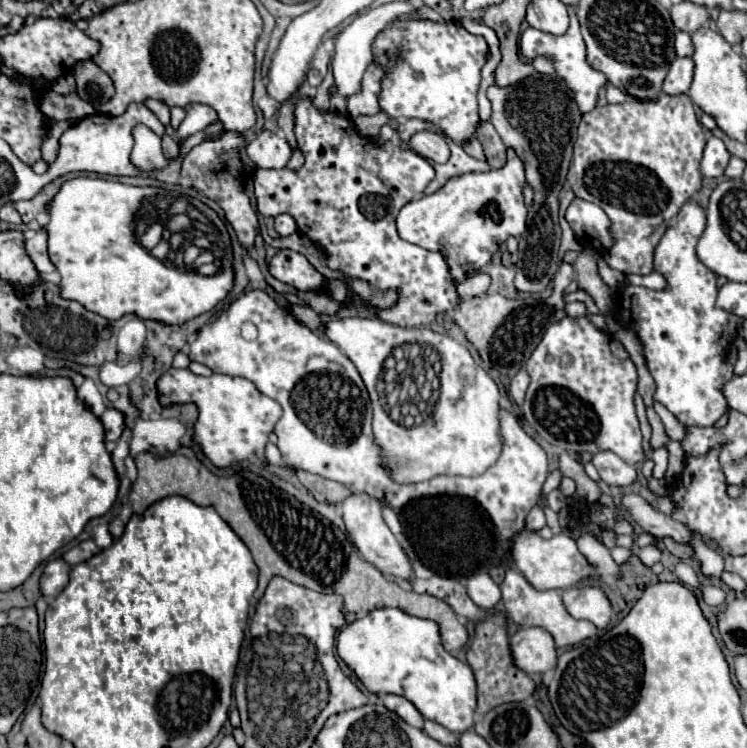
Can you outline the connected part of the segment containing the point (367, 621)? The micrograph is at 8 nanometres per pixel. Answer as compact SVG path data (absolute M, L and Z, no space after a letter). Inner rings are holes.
M379 607L339 629L337 653L375 695L395 693L411 699L425 719L433 719L449 731L467 731L475 715L475 677L467 663L443 649L439 625L419 619L399 607Z

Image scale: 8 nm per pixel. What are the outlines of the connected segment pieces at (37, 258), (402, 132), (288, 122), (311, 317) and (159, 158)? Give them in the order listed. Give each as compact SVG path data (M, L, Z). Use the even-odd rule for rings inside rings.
M37 231L33 239L25 241L25 249L27 249L27 255L31 257L31 261L39 273L53 271L53 265L47 257L47 237L43 235L43 231Z
M407 119L405 123L401 123L401 125L399 125L397 135L399 135L403 141L409 141L417 131L423 131L423 129L431 129L431 131L435 131L435 133L441 133L435 125L431 125L431 123L427 123L427 121L423 121L423 119Z
M285 101L285 103L281 105L279 117L277 117L277 125L279 125L279 129L285 133L289 145L291 145L293 149L299 149L299 145L297 145L297 141L295 141L295 133L293 133L293 105L291 105L289 101Z
M293 305L293 307L291 307L291 313L293 313L303 325L307 325L309 329L317 329L317 327L321 325L319 315L317 315L309 305Z
M137 125L137 139L131 153L131 161L143 169L163 167L163 163L167 163L161 147L149 147L149 129L143 125Z

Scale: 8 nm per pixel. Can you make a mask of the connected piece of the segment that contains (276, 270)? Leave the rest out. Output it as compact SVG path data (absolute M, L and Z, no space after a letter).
M281 249L269 263L269 271L275 279L293 285L301 291L323 291L325 277L305 259L305 255L291 249Z

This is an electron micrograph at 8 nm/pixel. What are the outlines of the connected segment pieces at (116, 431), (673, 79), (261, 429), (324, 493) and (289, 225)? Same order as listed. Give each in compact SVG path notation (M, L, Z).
M105 409L101 415L103 427L105 427L105 439L107 441L119 441L123 429L125 429L125 415L117 409Z
M683 57L683 59L675 59L671 63L671 69L663 81L663 91L667 95L681 95L681 93L687 93L689 91L689 85L691 85L691 79L693 79L693 63L689 57Z
M171 367L163 379L157 383L163 403L197 403L199 421L195 423L195 441L201 445L203 453L217 467L229 467L233 461L255 461L265 459L265 443L273 425L281 417L281 407L271 397L263 395L249 379L231 375L211 375L201 377L189 369Z
M297 471L299 481L313 493L313 497L317 501L327 501L327 503L339 503L343 501L347 495L351 495L351 491L331 479L323 479L319 475L313 475L309 471Z
M283 213L283 215L277 215L275 217L275 231L281 235L281 237L287 237L287 235L293 235L297 231L297 223L291 215Z

